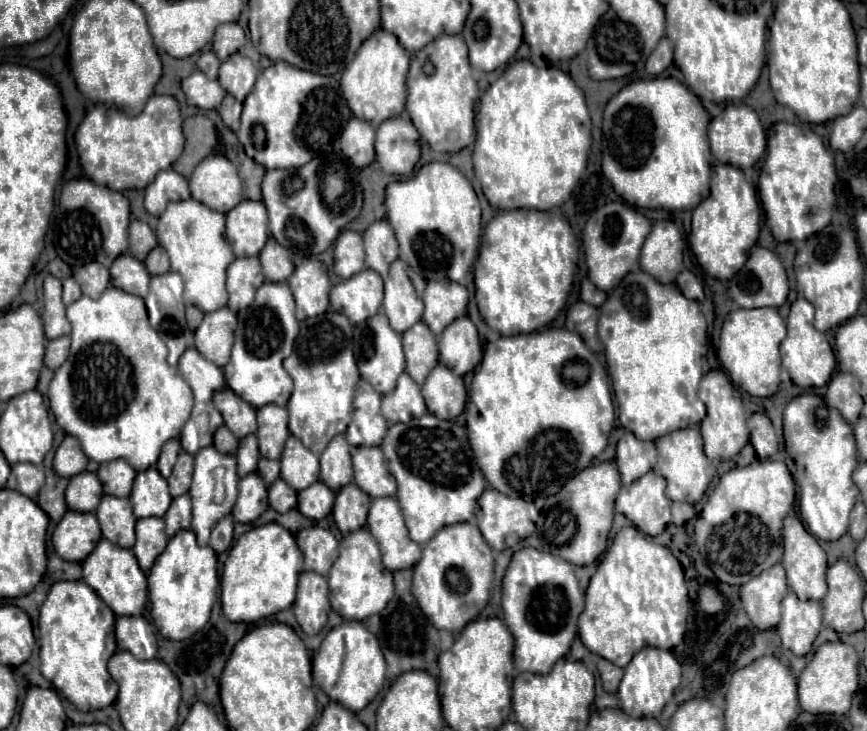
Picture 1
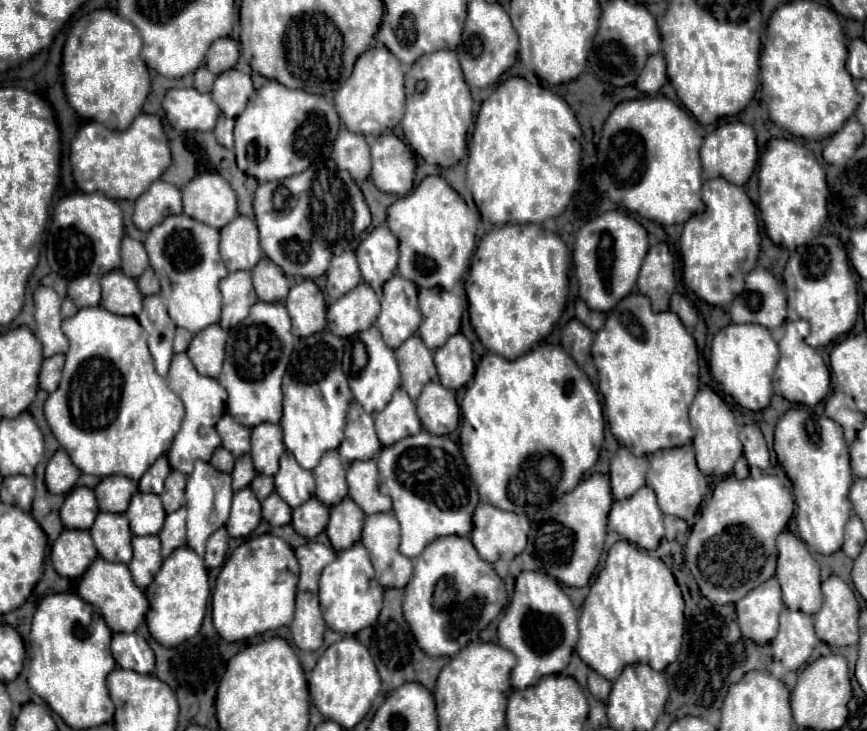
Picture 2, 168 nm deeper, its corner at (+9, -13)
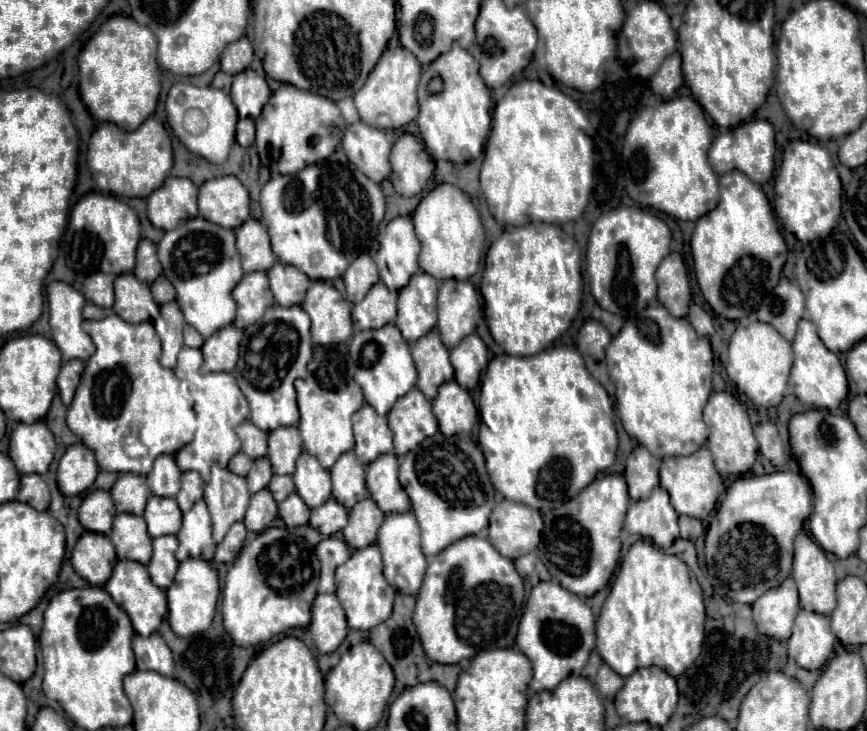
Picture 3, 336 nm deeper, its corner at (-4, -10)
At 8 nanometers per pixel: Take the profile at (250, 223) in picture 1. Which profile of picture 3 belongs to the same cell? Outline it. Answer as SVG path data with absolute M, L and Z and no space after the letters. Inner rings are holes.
M248 218L240 228L236 228L236 248L240 252L244 272L268 270L276 262L268 230L260 220Z

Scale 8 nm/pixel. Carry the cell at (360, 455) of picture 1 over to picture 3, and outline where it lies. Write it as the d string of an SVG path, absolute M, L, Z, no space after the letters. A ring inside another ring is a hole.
M394 452L378 456L366 466L366 484L372 500L384 514L406 512L410 508L408 494L398 482L398 458Z

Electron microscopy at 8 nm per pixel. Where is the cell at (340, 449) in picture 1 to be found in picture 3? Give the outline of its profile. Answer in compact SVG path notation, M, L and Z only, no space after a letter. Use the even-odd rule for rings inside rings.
M344 452L336 460L336 464L330 468L332 474L332 496L340 500L348 510L364 500L368 496L366 484L364 484L364 464L360 464L354 456L354 452Z

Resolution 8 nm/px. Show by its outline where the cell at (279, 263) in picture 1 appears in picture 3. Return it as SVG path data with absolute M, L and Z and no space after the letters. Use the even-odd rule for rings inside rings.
M276 262L268 270L268 280L270 280L270 290L274 294L274 300L280 306L300 304L304 300L304 292L312 284L312 280L304 272L282 262Z

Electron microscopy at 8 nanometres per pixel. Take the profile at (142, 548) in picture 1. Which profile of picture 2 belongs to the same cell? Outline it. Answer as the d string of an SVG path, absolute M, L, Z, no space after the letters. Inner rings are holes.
M157 535L133 537L133 559L129 563L129 569L137 587L147 589L151 585L151 579L157 575L161 563L161 543Z

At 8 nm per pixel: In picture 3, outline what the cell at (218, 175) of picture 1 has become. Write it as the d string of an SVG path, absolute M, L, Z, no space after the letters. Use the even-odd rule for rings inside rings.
M220 176L200 186L198 210L222 228L238 228L250 218L250 196L236 176Z

